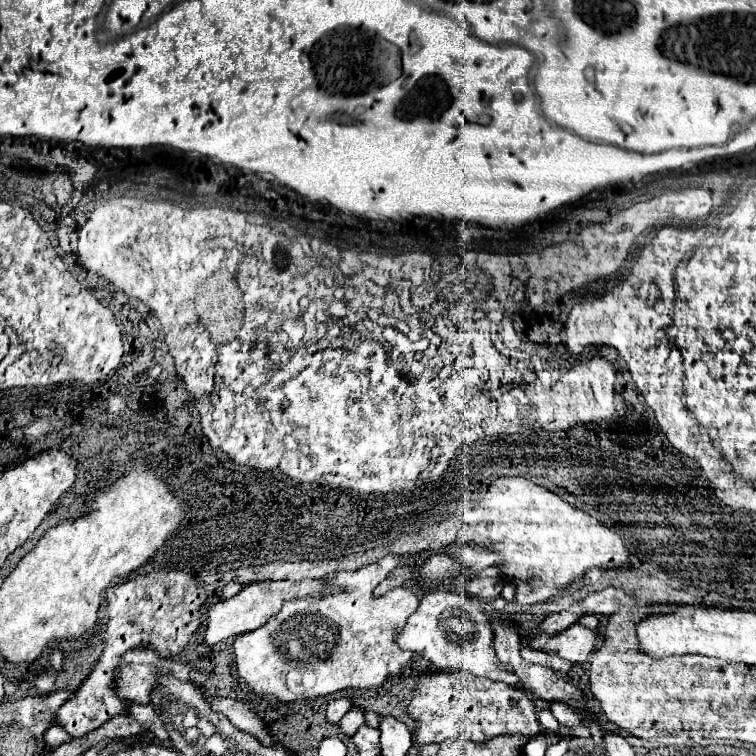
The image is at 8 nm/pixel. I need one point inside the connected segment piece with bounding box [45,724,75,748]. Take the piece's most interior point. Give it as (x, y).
(55, 735)

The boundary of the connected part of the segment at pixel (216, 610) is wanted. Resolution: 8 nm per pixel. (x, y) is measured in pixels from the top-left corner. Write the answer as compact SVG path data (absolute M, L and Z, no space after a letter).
M277 580L277 582L257 582L257 584L247 584L229 600L221 600L213 604L207 610L207 628L205 628L205 638L203 644L215 646L217 642L223 642L231 636L251 632L259 626L263 626L269 616L277 614L281 608L283 600L291 598L301 598L307 594L319 594L323 590L321 580L301 580L301 582L287 582L287 580Z

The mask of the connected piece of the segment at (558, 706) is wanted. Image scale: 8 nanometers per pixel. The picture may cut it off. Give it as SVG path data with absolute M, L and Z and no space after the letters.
M555 702L551 704L551 714L557 718L559 724L563 726L577 726L581 724L581 718L567 706L567 704L561 704L561 702Z

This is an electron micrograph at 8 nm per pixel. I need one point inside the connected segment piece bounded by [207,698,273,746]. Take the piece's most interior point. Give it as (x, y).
(239, 715)

